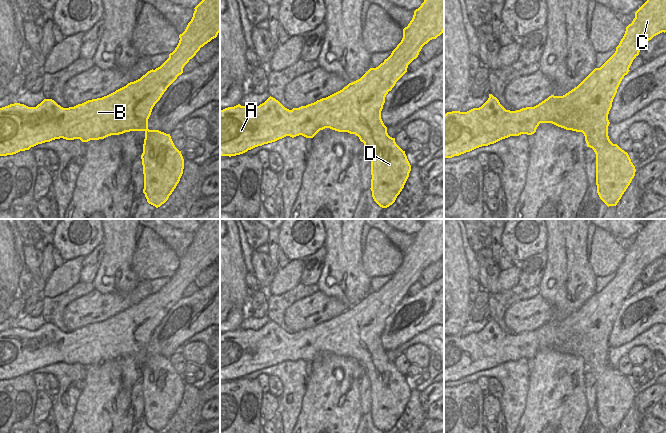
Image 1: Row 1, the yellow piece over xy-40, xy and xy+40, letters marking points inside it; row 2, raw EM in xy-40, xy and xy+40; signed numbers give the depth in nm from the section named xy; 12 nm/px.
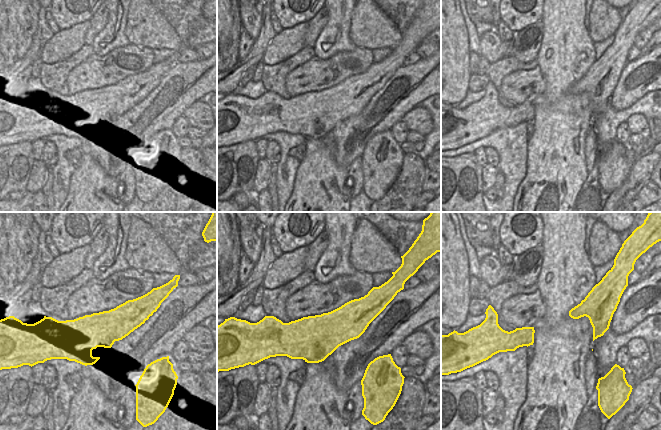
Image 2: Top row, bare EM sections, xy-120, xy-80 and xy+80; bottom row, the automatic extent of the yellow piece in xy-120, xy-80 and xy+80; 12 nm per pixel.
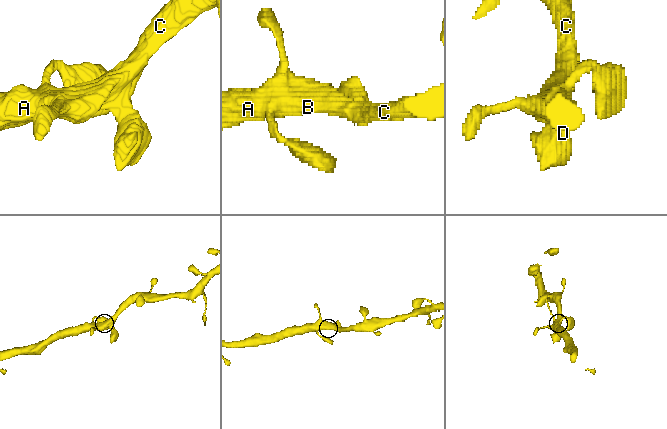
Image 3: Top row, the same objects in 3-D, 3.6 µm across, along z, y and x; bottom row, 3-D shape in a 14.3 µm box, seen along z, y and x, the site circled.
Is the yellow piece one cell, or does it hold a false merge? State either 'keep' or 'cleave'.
keep

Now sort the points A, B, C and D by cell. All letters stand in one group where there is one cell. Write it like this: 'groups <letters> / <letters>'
groups A B C D

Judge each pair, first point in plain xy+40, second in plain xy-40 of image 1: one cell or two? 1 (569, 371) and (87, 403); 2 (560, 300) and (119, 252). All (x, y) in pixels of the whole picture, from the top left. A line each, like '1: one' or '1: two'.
1: one
2: one

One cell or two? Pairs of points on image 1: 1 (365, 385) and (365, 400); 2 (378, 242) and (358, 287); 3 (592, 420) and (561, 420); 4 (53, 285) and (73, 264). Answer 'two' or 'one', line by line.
1: one
2: two
3: two
4: one

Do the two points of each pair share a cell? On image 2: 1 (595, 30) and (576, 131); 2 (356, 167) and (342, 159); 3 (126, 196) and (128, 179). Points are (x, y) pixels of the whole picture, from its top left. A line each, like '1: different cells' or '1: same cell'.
1: different cells
2: different cells
3: same cell

